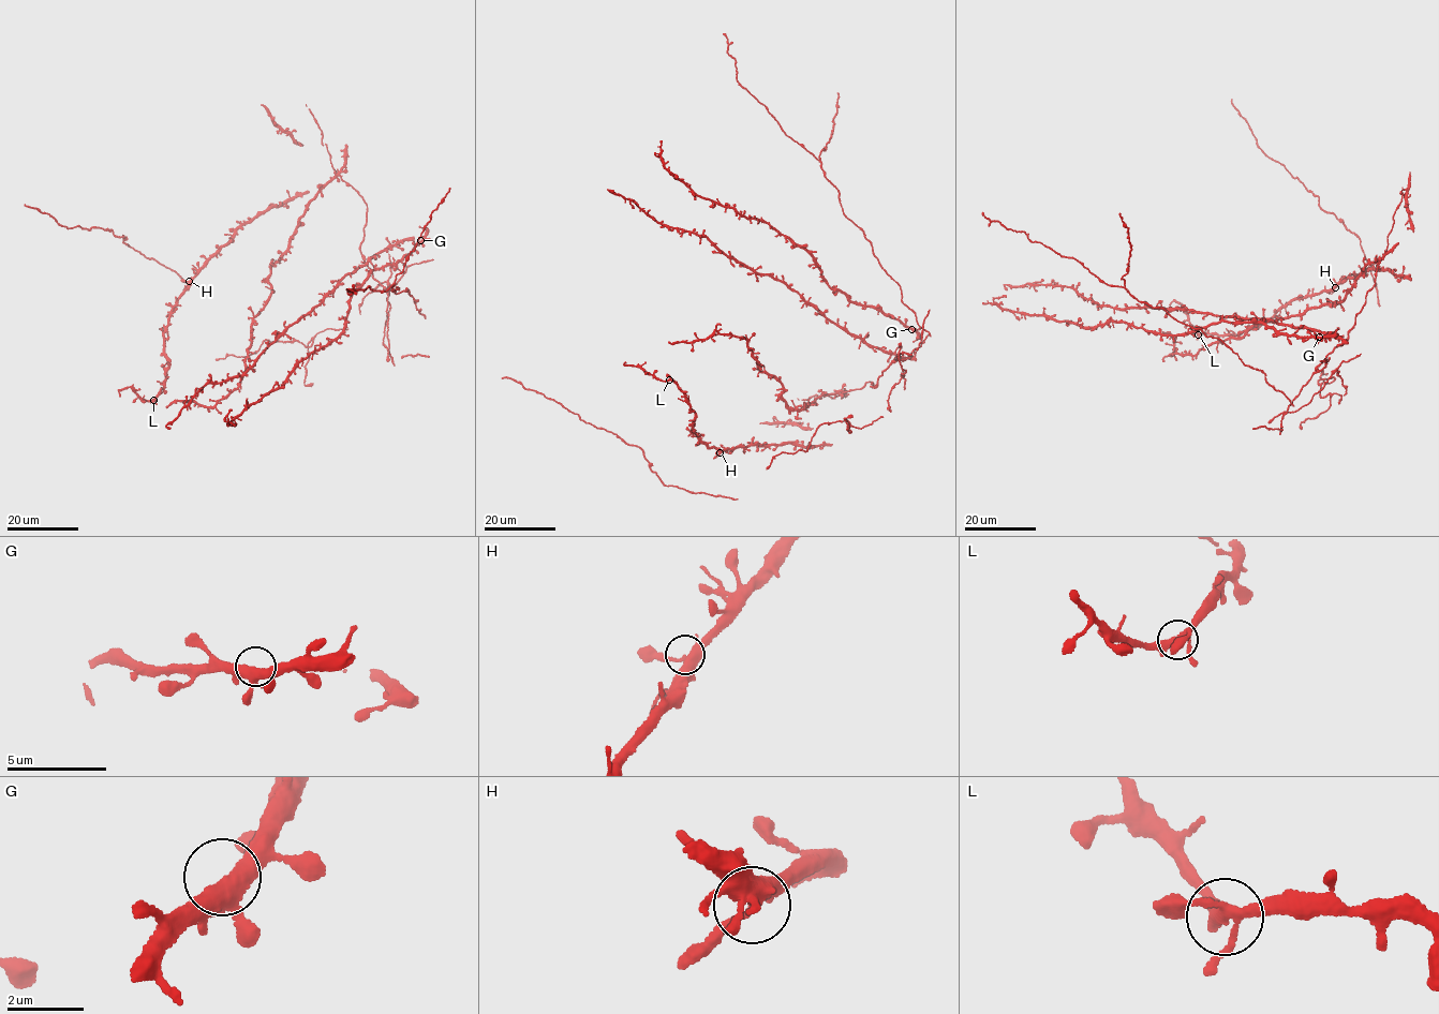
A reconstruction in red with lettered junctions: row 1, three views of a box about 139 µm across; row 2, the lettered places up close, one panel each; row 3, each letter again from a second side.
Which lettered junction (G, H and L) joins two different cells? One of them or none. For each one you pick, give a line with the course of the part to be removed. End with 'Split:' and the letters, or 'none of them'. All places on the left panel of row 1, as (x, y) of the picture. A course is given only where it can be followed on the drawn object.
Split: none of them

